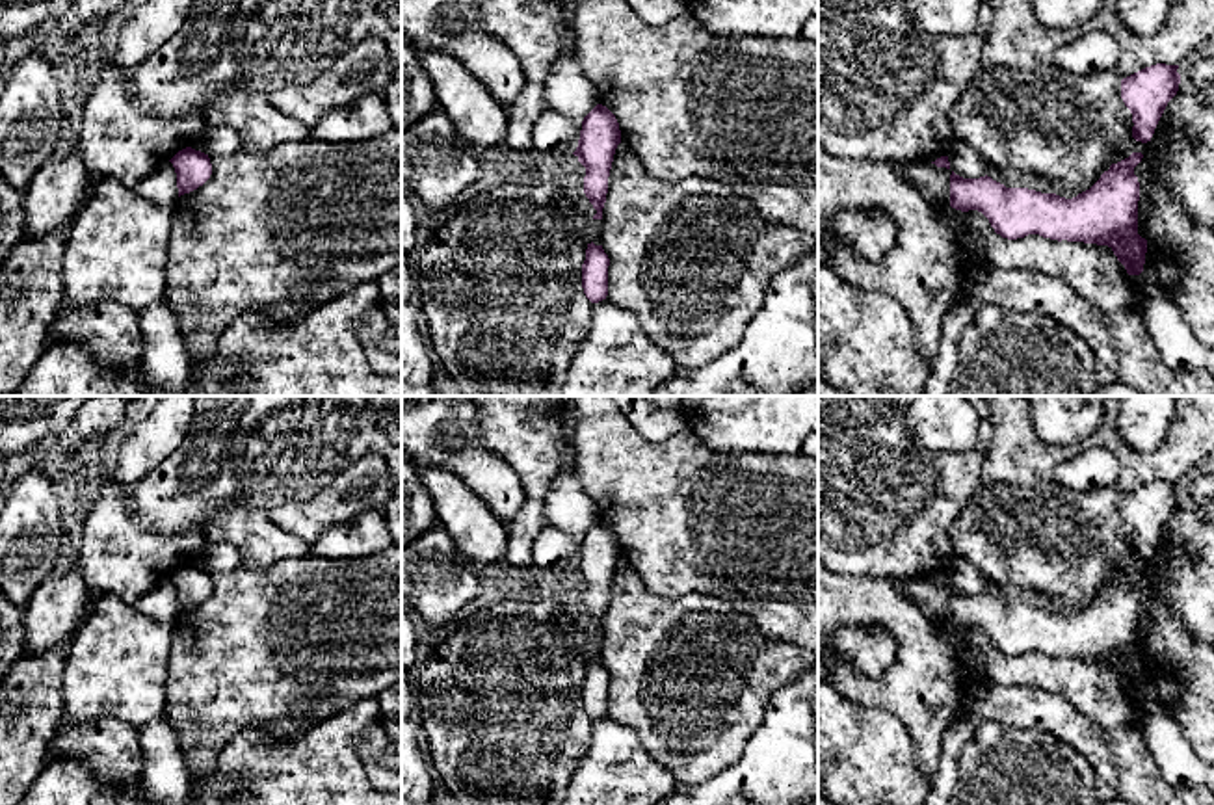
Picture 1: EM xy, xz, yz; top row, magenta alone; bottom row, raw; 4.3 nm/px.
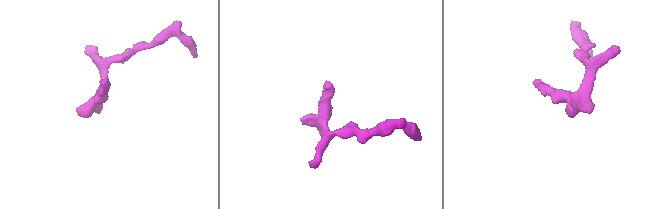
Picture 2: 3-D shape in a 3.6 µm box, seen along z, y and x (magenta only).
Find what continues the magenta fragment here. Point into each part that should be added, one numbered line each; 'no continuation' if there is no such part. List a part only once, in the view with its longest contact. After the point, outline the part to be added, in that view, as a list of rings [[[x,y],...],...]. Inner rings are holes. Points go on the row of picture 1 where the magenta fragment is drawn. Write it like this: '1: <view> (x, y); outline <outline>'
no continuation

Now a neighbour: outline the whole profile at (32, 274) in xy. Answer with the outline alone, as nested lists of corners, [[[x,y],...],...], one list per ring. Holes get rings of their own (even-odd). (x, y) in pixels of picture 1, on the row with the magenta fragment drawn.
[[[69,229],[26,236],[0,264],[0,396],[15,396],[50,346],[50,325],[67,305],[63,251]]]

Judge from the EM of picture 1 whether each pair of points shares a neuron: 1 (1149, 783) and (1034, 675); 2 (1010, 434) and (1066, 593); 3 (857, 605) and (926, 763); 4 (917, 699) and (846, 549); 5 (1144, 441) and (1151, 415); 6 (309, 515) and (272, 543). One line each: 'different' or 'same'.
1: same
2: same
3: same
4: different
5: same
6: different

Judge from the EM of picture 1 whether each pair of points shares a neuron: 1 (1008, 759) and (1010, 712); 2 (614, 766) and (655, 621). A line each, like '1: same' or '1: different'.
1: different
2: different

